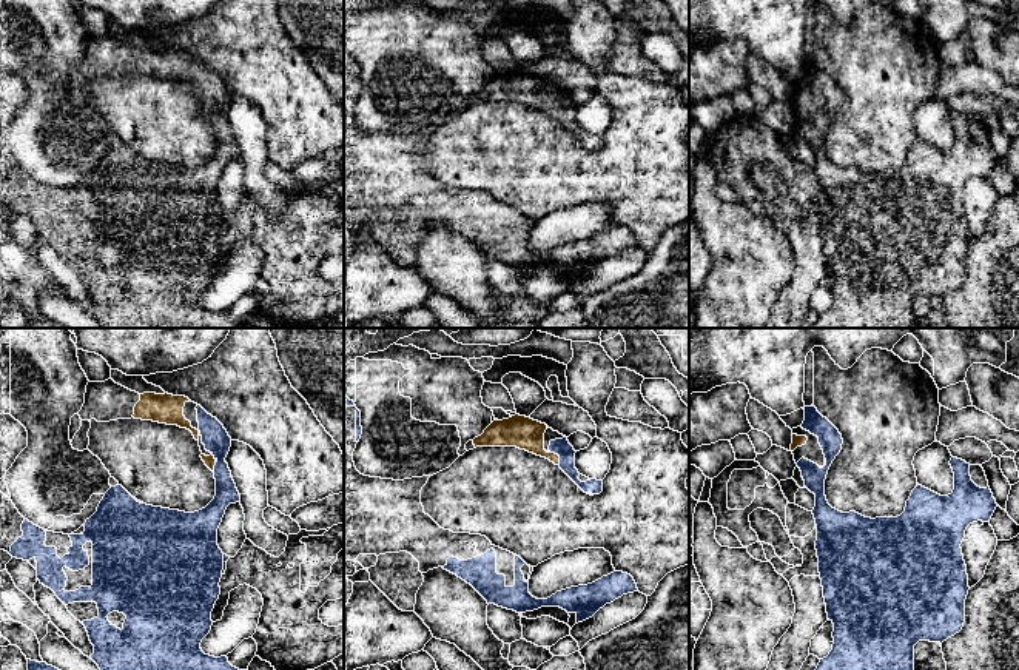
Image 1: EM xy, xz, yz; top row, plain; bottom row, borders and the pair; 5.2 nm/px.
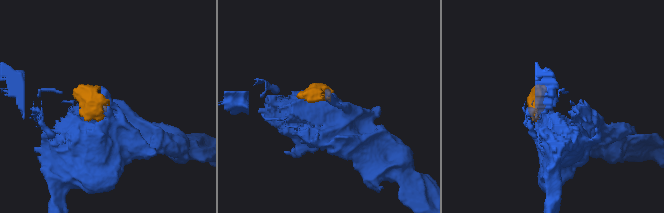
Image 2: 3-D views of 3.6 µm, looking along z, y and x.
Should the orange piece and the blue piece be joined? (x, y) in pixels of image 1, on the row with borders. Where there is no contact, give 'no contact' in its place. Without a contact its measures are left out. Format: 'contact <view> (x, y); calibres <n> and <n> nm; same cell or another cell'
contact xz (558, 456); calibres 170 and 90 nm; same cell

